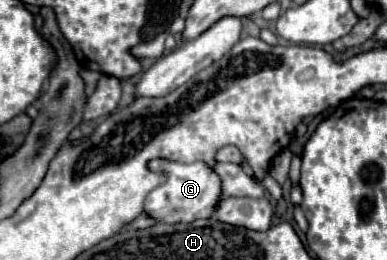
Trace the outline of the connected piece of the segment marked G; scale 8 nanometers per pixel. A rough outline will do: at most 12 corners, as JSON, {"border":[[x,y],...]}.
{"border":[[153,160],[167,182],[145,200],[161,222],[209,218],[221,180],[205,162]]}

